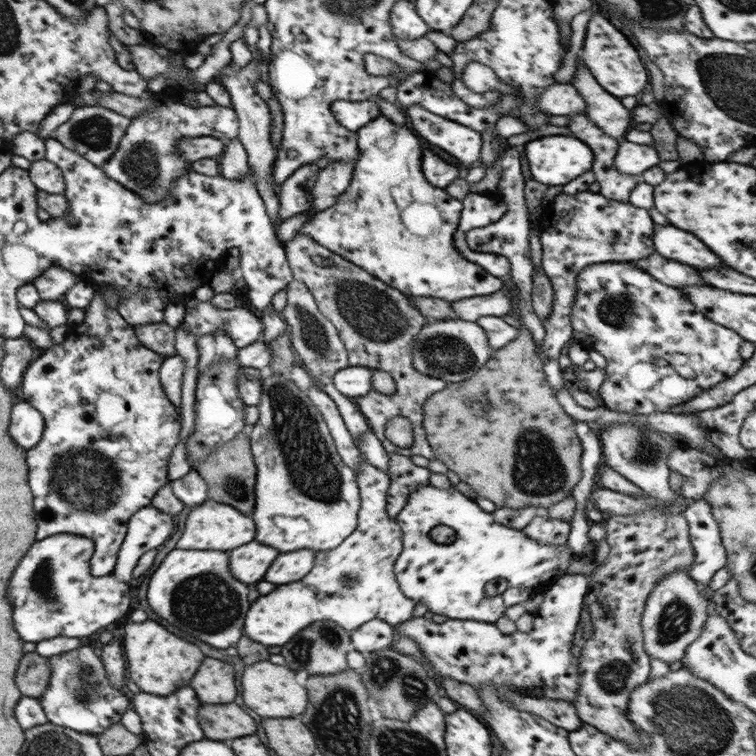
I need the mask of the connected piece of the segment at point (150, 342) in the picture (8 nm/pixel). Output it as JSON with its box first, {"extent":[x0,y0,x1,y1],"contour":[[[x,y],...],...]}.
{"extent":[134,323,176,358],"contour":[[[166,323],[147,324],[134,327],[134,334],[144,347],[161,353],[165,358],[174,355],[176,328]]]}

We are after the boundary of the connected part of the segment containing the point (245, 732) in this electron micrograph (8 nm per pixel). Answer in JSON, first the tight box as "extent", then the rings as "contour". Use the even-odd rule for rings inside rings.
{"extent":[198,704,256,740],"contour":[[[204,704],[198,712],[198,722],[210,740],[228,740],[256,734],[256,722],[238,704]]]}

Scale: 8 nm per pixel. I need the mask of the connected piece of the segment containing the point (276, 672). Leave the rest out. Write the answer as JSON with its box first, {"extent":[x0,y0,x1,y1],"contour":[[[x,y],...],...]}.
{"extent":[242,660,308,718],"contour":[[[268,660],[252,664],[244,670],[242,676],[242,700],[260,716],[266,718],[290,718],[294,714],[302,714],[308,708],[306,688],[296,682],[296,676],[290,668],[272,664]]]}

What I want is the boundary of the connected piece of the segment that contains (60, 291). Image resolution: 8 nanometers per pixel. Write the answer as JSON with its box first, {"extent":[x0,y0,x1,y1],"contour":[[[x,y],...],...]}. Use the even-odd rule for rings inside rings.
{"extent":[31,266,78,301],"contour":[[[60,266],[44,270],[31,284],[37,286],[42,301],[58,301],[68,294],[78,282],[78,277]]]}

